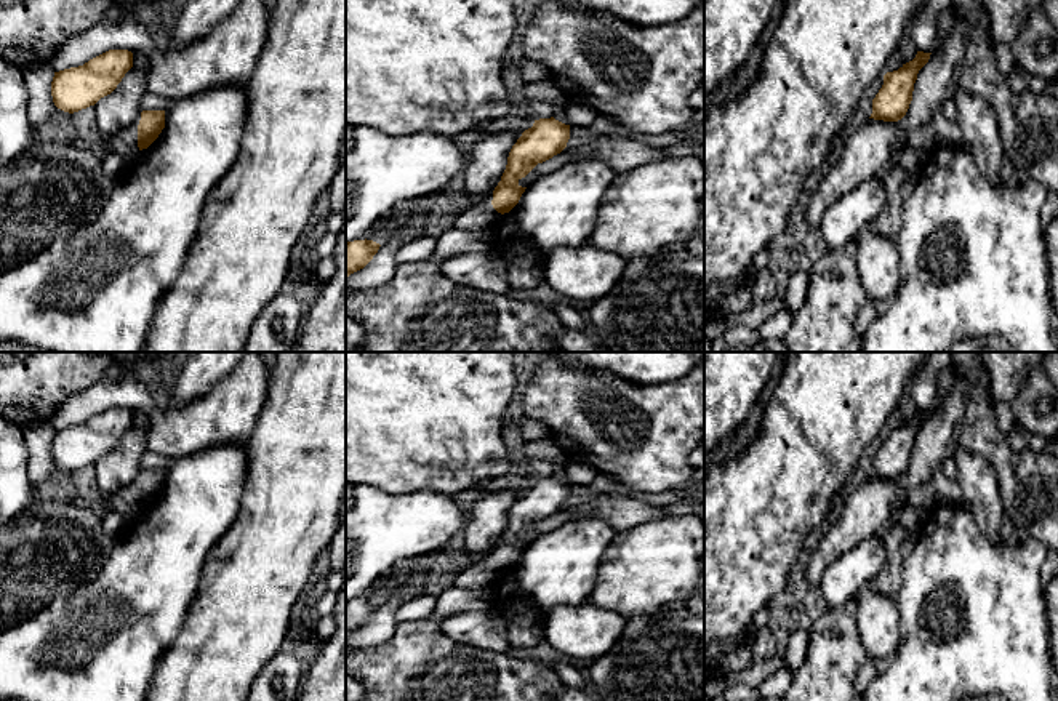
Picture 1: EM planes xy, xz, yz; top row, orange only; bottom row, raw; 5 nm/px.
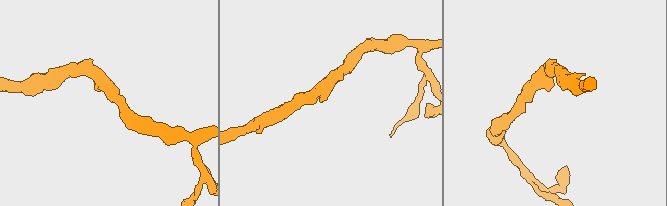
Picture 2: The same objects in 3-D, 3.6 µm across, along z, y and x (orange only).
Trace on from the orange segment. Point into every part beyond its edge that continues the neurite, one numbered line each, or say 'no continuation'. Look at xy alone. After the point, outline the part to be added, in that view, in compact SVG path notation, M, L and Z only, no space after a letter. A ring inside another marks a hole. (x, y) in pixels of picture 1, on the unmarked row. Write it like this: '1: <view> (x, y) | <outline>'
1: xy (125, 501) | M138 488L120 490L110 496L104 496L101 501L101 514L118 512L126 522L133 522L139 512Z

